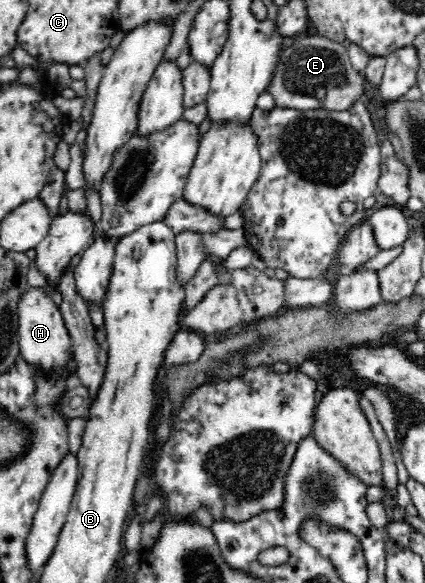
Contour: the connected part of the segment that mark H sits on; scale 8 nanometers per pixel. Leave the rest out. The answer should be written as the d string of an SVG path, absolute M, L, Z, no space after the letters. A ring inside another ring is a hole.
M30 287L18 301L19 354L43 371L71 371L74 374L73 346L58 305L44 287Z

